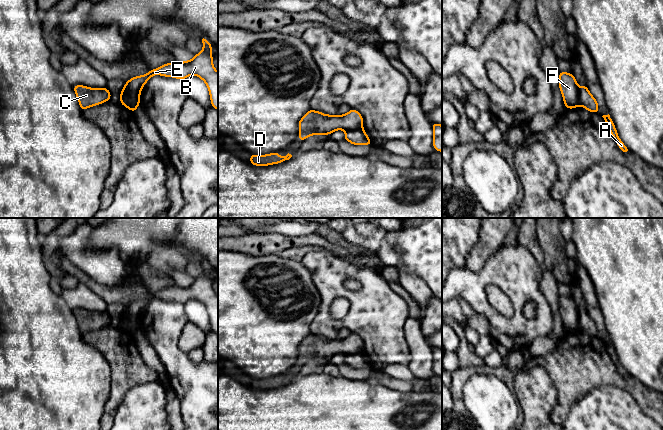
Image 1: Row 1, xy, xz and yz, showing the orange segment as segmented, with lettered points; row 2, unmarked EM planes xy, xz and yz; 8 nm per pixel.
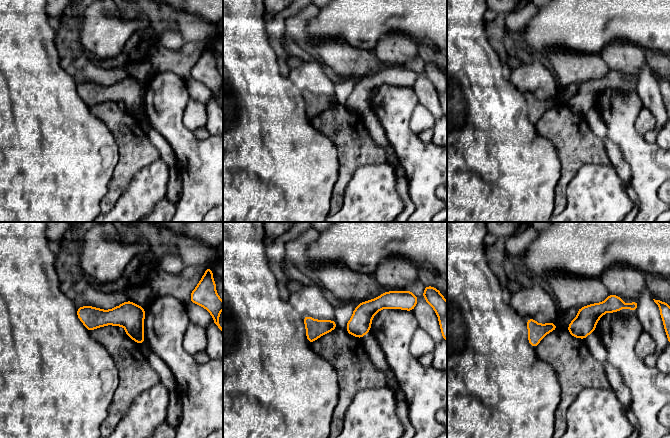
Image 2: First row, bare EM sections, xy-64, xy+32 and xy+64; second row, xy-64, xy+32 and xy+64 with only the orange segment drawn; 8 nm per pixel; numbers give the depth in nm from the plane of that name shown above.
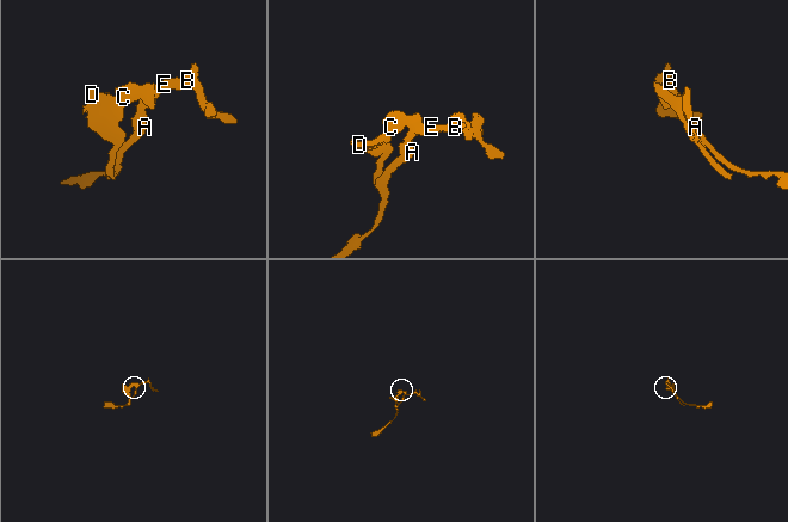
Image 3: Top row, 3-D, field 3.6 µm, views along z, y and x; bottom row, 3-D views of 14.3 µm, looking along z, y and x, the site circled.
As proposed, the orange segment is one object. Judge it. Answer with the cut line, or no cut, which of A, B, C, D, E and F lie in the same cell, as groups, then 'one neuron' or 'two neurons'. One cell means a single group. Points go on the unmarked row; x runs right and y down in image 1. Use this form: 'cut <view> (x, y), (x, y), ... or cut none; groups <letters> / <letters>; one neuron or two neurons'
cut xy (121, 316), (121, 323), (123, 325), (138, 328); groups A B E / C D F; two neurons

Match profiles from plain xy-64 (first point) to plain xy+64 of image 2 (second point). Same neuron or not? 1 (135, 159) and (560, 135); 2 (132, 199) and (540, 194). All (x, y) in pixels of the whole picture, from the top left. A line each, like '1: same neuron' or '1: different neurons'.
1: same neuron
2: different neurons

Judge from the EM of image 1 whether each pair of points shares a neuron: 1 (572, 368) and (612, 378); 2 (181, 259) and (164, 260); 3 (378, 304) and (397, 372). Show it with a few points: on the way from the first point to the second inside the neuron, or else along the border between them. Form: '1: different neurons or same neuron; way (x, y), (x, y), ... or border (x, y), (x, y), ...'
1: same neuron; way (582, 368), (596, 368), (602, 371)
2: same neuron; way (177, 259), (168, 259)
3: different neurons; border (407, 365), (389, 364), (383, 370)

